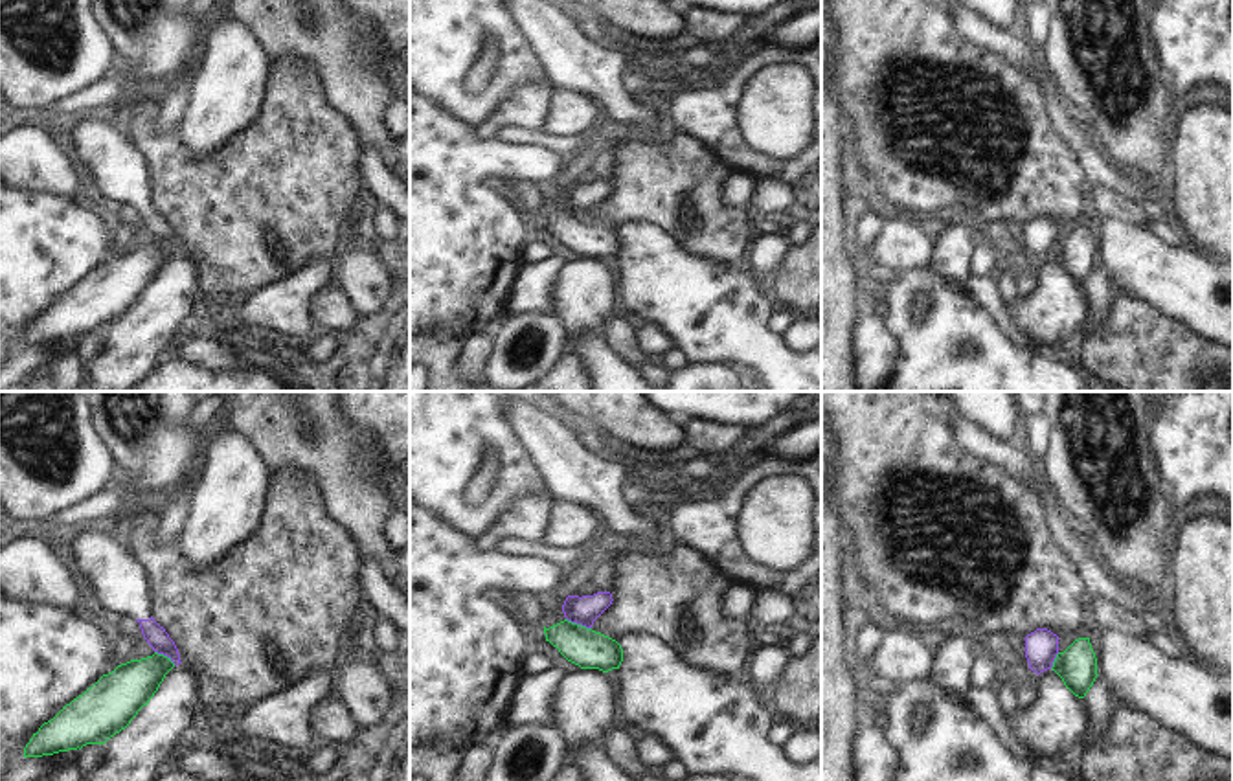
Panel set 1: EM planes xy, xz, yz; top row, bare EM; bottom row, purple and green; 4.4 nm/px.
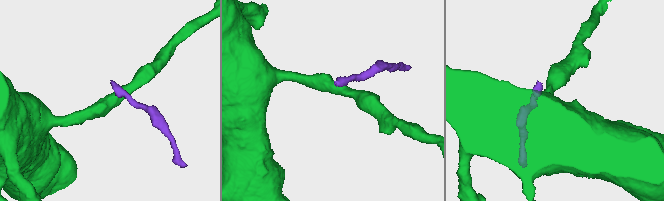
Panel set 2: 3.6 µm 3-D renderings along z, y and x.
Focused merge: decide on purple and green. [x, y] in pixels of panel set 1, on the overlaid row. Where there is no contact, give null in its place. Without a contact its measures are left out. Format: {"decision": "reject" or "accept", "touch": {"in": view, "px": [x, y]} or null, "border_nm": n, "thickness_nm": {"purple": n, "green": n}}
{"decision": "reject", "touch": {"in": "xz", "px": [579, 623]}, "border_nm": 120, "thickness_nm": {"purple": 130, "green": 170}}

